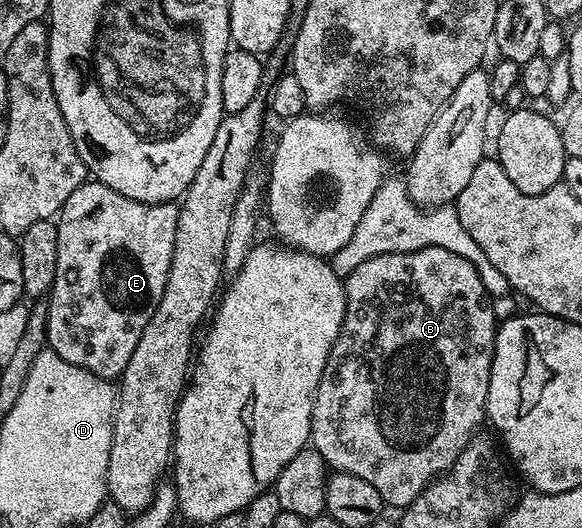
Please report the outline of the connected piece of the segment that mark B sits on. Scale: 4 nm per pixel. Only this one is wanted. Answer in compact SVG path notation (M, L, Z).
M430 246L413 252L398 254L378 254L378 258L370 258L362 262L358 270L354 270L344 280L346 294L346 318L342 322L342 330L328 351L328 361L322 370L322 378L318 382L316 397L312 403L312 435L311 447L324 459L329 469L346 474L354 474L363 478L378 490L385 505L396 507L396 510L407 508L426 486L438 476L443 476L454 466L458 454L466 450L466 446L481 431L480 423L486 420L486 398L490 386L490 366L494 354L494 342L498 327L498 315L492 309L493 301L488 291L482 286L482 278L478 278L478 270L466 262L466 258L458 258L458 254L450 254L450 250L442 250L438 246Z

